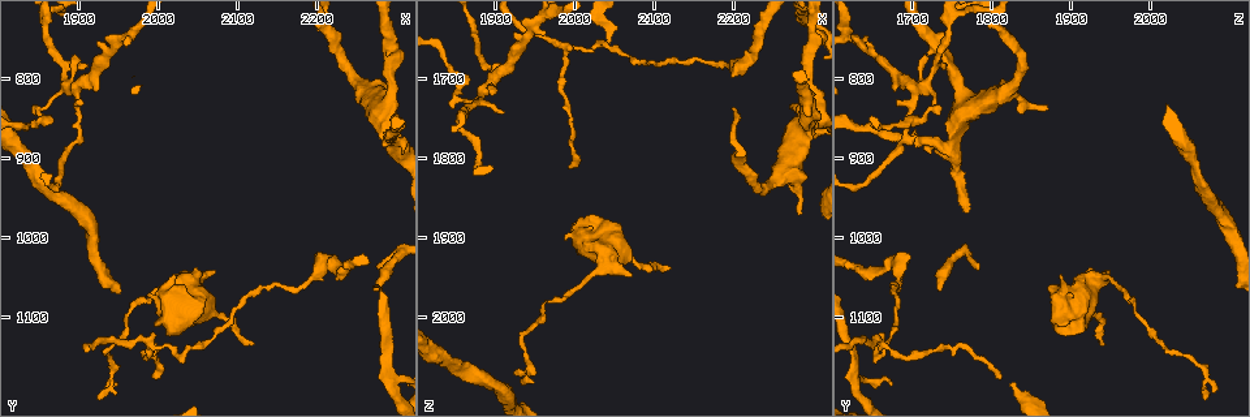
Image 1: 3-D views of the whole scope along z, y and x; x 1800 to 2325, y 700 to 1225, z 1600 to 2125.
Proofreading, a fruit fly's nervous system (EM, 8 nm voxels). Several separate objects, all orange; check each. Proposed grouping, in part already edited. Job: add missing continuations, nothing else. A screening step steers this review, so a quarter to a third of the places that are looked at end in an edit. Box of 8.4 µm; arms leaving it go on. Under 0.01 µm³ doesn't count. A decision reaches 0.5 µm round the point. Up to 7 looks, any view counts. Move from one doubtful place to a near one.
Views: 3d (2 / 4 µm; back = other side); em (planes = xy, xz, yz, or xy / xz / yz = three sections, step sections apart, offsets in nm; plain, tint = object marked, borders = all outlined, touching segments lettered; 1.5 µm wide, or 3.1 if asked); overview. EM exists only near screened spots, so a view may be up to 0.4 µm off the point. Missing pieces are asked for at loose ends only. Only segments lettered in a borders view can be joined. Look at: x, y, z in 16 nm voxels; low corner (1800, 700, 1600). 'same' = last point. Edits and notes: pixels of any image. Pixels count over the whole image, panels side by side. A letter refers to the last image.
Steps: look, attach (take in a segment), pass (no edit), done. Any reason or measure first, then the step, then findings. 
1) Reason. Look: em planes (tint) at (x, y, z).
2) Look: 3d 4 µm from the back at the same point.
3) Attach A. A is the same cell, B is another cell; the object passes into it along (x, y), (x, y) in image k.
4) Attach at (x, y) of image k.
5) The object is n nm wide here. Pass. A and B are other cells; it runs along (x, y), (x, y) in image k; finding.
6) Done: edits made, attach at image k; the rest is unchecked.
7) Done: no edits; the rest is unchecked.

Branch stops here. Look: em planes (borders) at (2070, 1040, 1945).

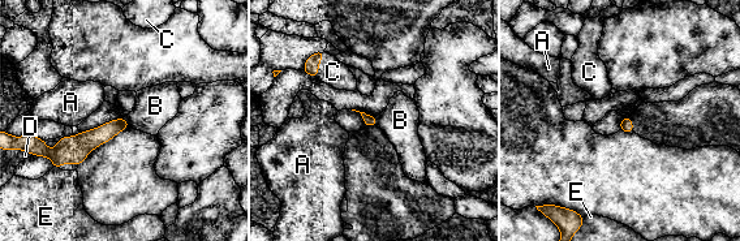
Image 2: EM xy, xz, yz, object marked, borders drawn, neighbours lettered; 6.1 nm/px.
The longest contact is with D, 190 nm. Attach at (332, 72) of image 2. C is the same cell, A, B, D and E are other cells; it goes on there.

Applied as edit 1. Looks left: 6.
Look: overview.

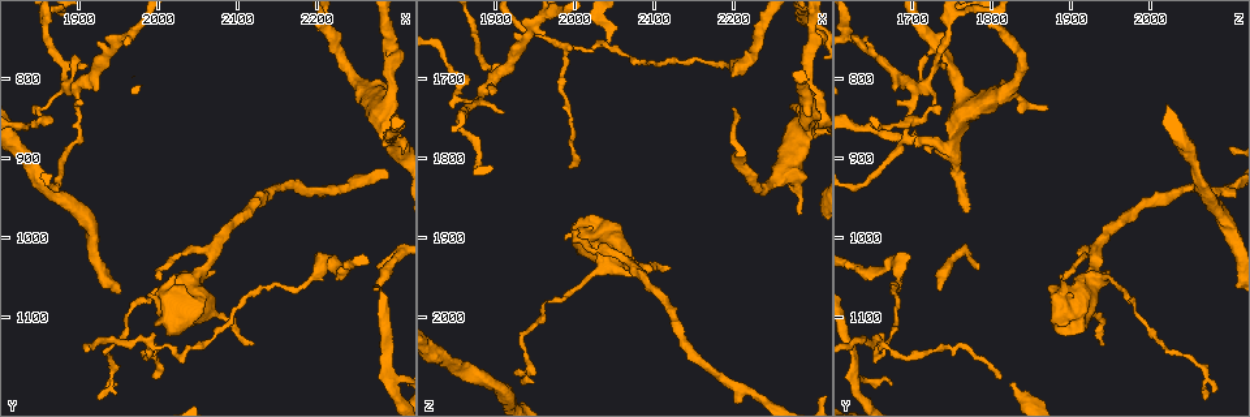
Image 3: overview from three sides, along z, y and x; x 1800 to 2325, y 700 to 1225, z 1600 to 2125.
Branch stops here. Look: 3d 2 µm at (2280, 835, 1870).

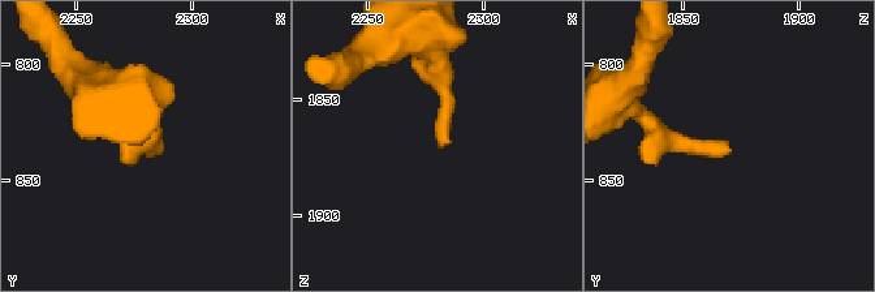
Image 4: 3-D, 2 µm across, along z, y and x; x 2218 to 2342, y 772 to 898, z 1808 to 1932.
Need the tissue. Look: em planes (borders) at (2282, 836, 1871).

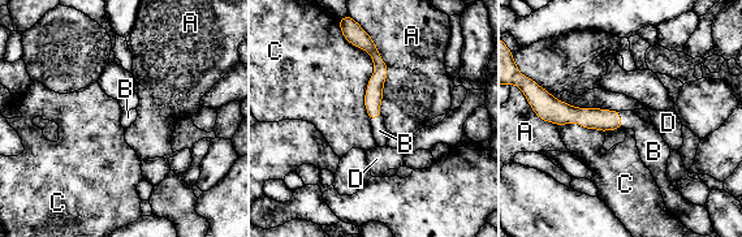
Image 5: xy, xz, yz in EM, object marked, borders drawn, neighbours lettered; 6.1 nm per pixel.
The object is 110 nm wide here. Attach at (650, 142) of image 5. B is the same cell, A, C and D are other cells; the object passes into it along (603, 120), (620, 119), (650, 142) in image 5; the neuron continues.

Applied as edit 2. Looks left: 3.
An open end. Look: 3d 4 µm at (1890, 770, 1715).

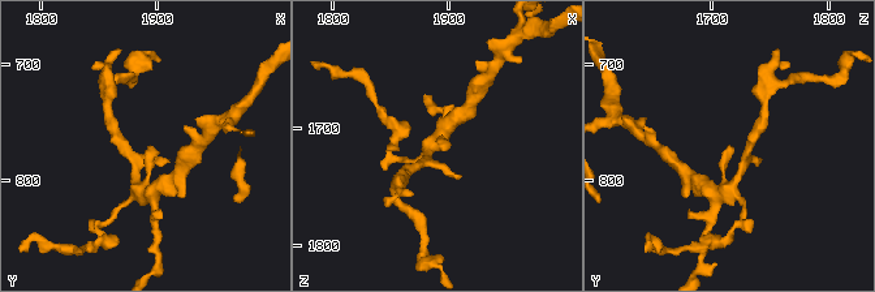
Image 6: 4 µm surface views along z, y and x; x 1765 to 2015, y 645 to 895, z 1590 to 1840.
Need the tissue. Look: em planes (plain) at (1890, 772, 1718).

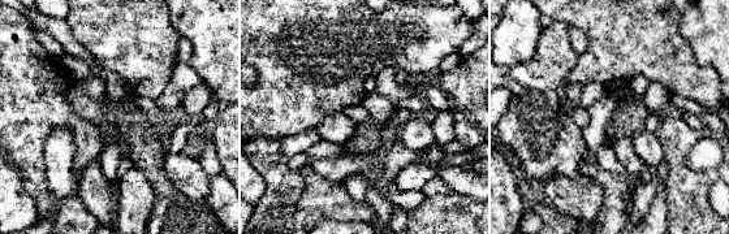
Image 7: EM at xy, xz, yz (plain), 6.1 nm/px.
Look: em planes (borders) at the same point.

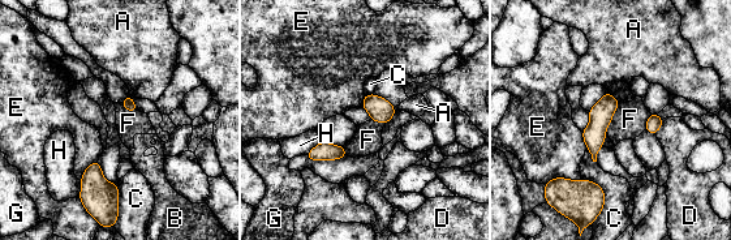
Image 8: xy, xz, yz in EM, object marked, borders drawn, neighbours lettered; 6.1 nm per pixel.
The object is 80 nm wide here. Pass. A, B, C, D, E, F, G and H are other cells; a border runs along (619, 102), (605, 136) in image 8; no lettered segment goes on from it.

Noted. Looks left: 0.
Done: edits made, attach at image 2, attach at image 5; the rest is unchecked.

